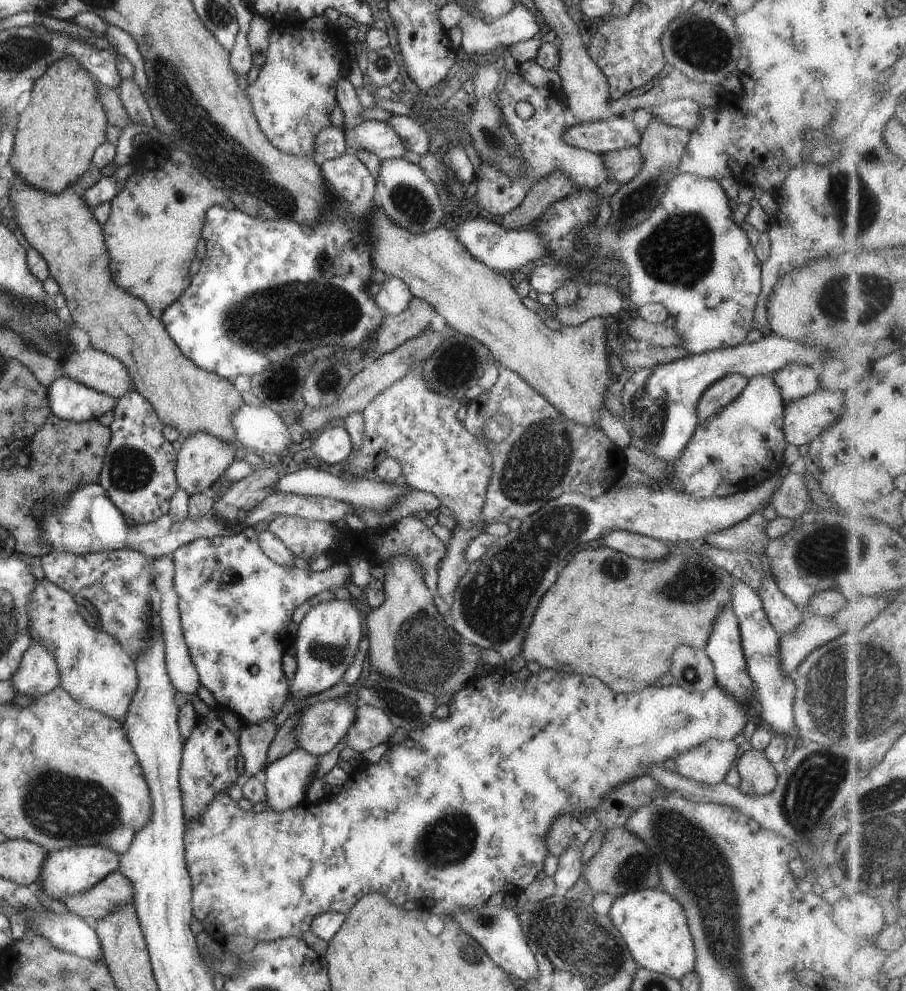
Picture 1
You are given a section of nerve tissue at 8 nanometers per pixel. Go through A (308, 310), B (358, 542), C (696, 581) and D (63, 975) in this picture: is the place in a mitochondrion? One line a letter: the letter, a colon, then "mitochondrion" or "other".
A: mitochondrion
B: other
C: mitochondrion
D: mitochondrion

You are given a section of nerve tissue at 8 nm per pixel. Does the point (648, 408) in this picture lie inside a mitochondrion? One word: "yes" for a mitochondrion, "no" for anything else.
yes

